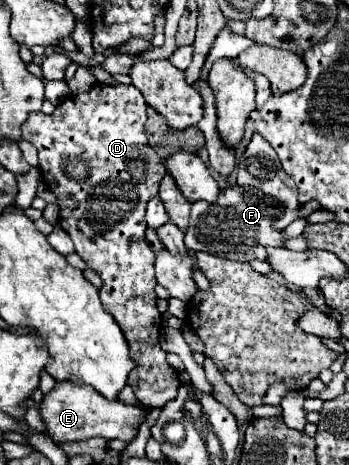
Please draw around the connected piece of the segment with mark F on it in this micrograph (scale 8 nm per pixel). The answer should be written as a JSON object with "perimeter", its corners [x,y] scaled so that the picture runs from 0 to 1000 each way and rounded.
{"perimeter":[[[679,394],[633,406],[628,424],[616,437],[593,437],[593,432],[559,432],[547,441],[547,484],[530,501],[530,527],[542,540],[593,540],[610,544],[622,553],[645,553],[645,557],[668,557],[668,561],[691,561],[691,566],[719,566],[725,557],[759,561],[765,557],[765,531],[811,531],[822,510],[811,505],[811,497],[788,492],[788,471],[811,462],[811,441],[777,424],[742,419],[742,415],[719,415],[719,406],[708,402],[685,402]]]}

